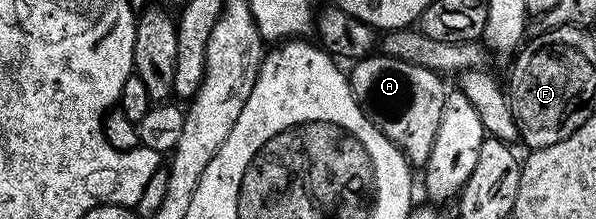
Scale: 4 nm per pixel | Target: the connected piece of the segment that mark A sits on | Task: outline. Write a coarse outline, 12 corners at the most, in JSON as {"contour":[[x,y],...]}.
{"contour":[[383,55],[352,93],[413,166],[442,123],[445,78]]}

